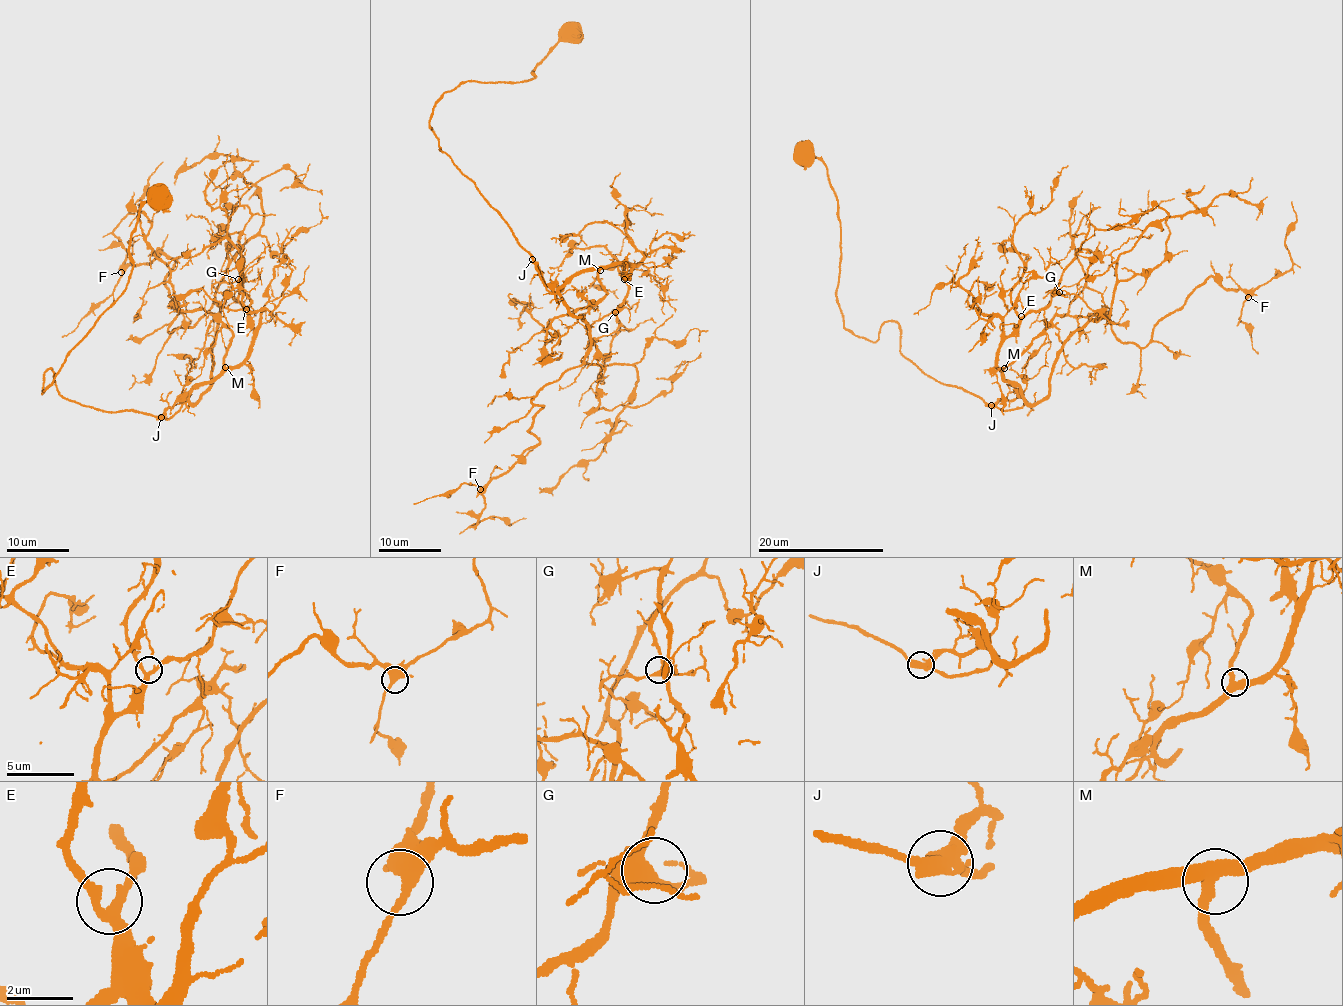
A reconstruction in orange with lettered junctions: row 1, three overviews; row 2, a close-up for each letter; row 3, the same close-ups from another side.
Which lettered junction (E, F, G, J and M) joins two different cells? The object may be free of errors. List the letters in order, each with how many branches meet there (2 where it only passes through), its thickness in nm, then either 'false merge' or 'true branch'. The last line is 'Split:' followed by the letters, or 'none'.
E: branches 3; calibre 280 nm; true branch
F: branches 3; calibre 400 nm; true branch
G: branches 3; calibre 340 nm; true branch
J: branches 3; calibre 360 nm; false merge
M: branches 3; calibre 400 nm; true branch
Split: J

